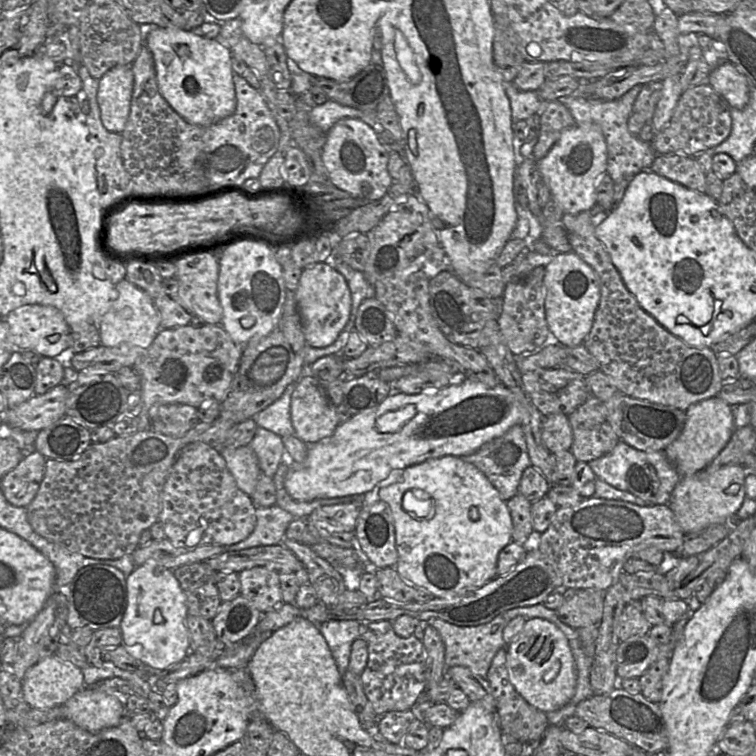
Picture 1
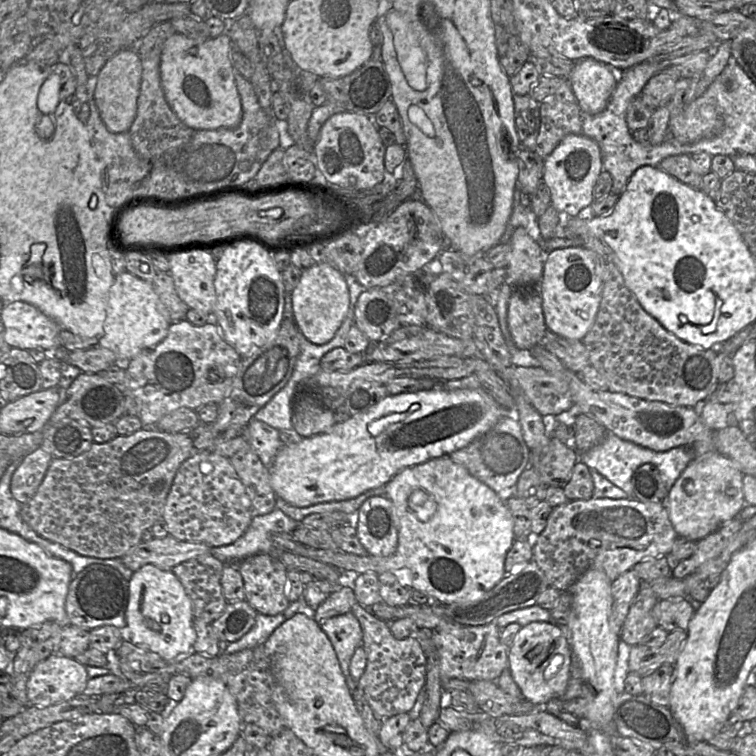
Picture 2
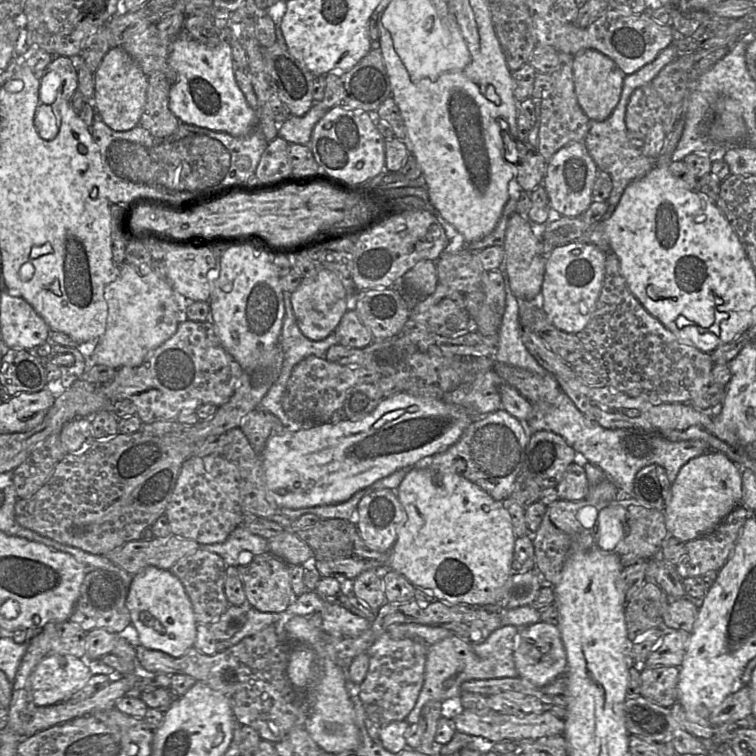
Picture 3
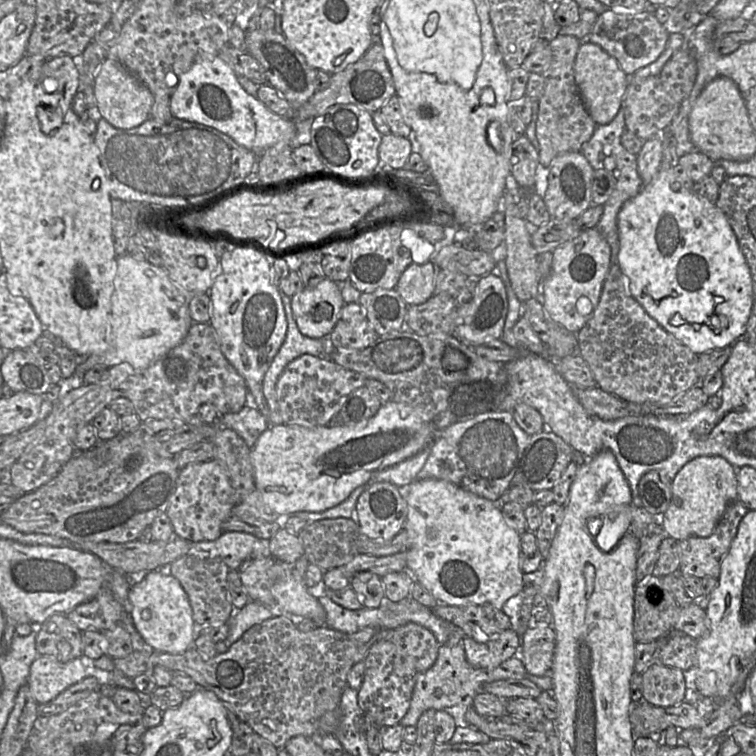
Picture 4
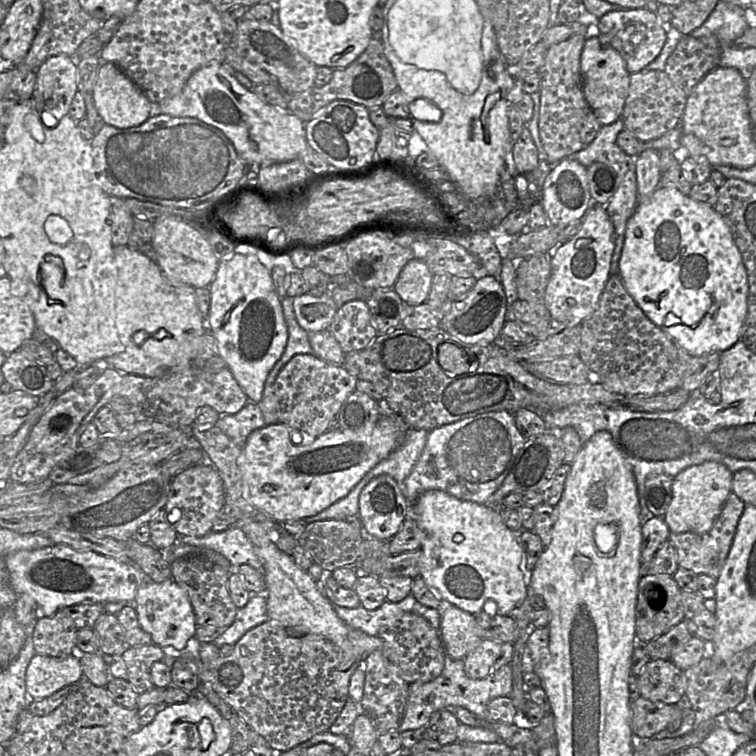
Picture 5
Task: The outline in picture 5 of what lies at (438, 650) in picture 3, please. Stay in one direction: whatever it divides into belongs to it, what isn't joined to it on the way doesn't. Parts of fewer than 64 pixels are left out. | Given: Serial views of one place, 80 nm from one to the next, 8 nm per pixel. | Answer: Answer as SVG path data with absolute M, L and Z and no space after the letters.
M446 654L443 670L438 677L429 682L416 681L409 685L408 699L398 731L400 733L410 729L421 731L435 711L453 706L463 707L477 717L491 721L487 710L488 703L500 696L510 696L511 691L512 669L509 664L501 666L484 678L471 679L464 671L464 660Z

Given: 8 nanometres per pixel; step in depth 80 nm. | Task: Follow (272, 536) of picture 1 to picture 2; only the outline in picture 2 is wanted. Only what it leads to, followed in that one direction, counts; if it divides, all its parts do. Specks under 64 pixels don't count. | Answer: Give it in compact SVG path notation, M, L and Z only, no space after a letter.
M280 509L263 515L255 515L247 530L232 544L211 547L210 553L224 565L241 562L246 557L259 553L271 553L273 532L292 533L299 522Z

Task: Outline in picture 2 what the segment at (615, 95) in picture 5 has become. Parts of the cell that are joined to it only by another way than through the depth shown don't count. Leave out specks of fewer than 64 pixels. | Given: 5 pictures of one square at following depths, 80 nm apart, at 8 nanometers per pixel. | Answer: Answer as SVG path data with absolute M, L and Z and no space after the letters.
M593 58L576 61L569 79L581 111L596 115L606 109L623 71L613 67Z

